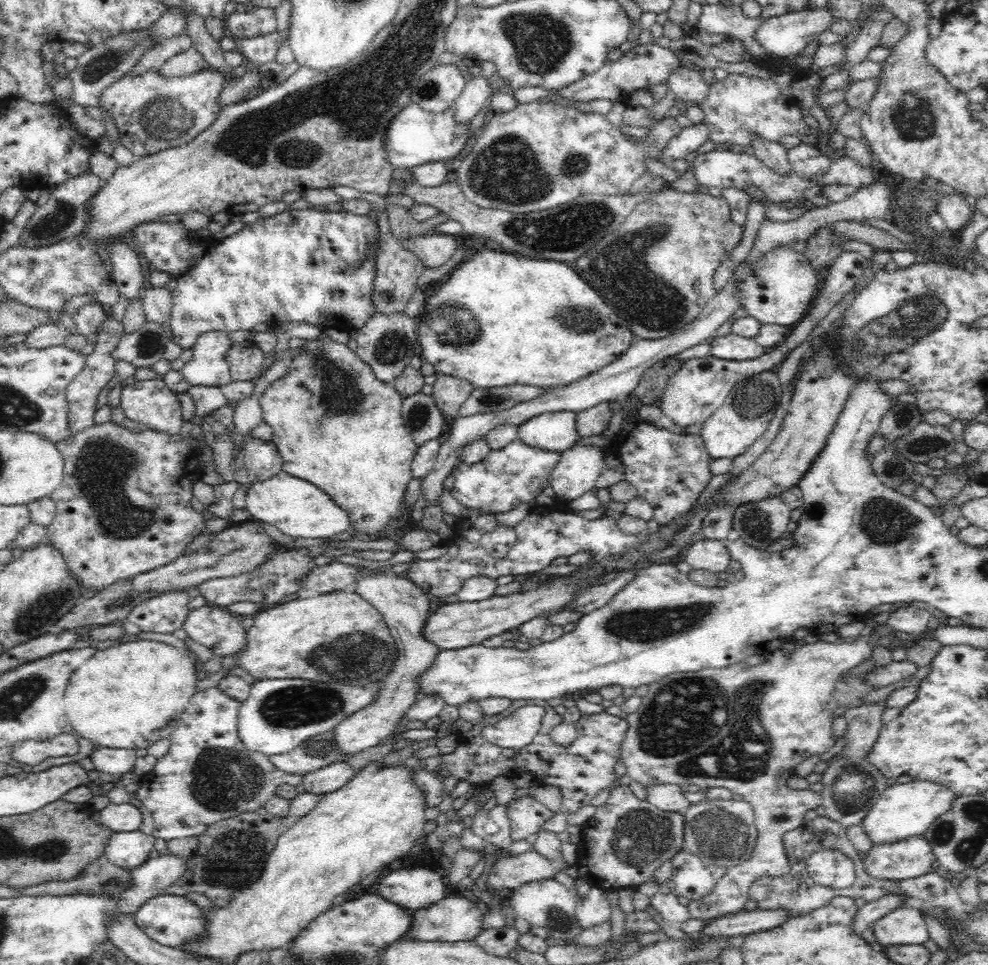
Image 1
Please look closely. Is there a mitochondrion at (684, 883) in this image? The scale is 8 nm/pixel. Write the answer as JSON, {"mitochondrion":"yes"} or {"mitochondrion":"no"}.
{"mitochondrion":"no"}

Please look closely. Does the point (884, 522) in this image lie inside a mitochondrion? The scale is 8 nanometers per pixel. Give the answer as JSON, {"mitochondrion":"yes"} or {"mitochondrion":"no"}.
{"mitochondrion":"yes"}

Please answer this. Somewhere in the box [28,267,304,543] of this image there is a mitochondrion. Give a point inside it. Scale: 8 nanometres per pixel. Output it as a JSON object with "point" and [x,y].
{"point":[149,343]}

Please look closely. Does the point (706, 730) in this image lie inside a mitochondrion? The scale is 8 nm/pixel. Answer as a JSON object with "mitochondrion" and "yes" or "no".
{"mitochondrion":"yes"}

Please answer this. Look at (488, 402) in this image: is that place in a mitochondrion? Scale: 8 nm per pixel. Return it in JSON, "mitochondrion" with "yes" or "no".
{"mitochondrion":"yes"}

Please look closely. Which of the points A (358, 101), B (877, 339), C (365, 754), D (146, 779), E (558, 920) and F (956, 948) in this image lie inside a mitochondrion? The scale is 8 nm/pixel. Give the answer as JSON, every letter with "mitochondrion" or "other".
{"A":"mitochondrion","B":"mitochondrion","C":"other","D":"other","E":"mitochondrion","F":"other"}

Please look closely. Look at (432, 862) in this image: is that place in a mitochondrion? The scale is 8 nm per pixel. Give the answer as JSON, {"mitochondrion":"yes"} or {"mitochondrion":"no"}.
{"mitochondrion":"no"}

